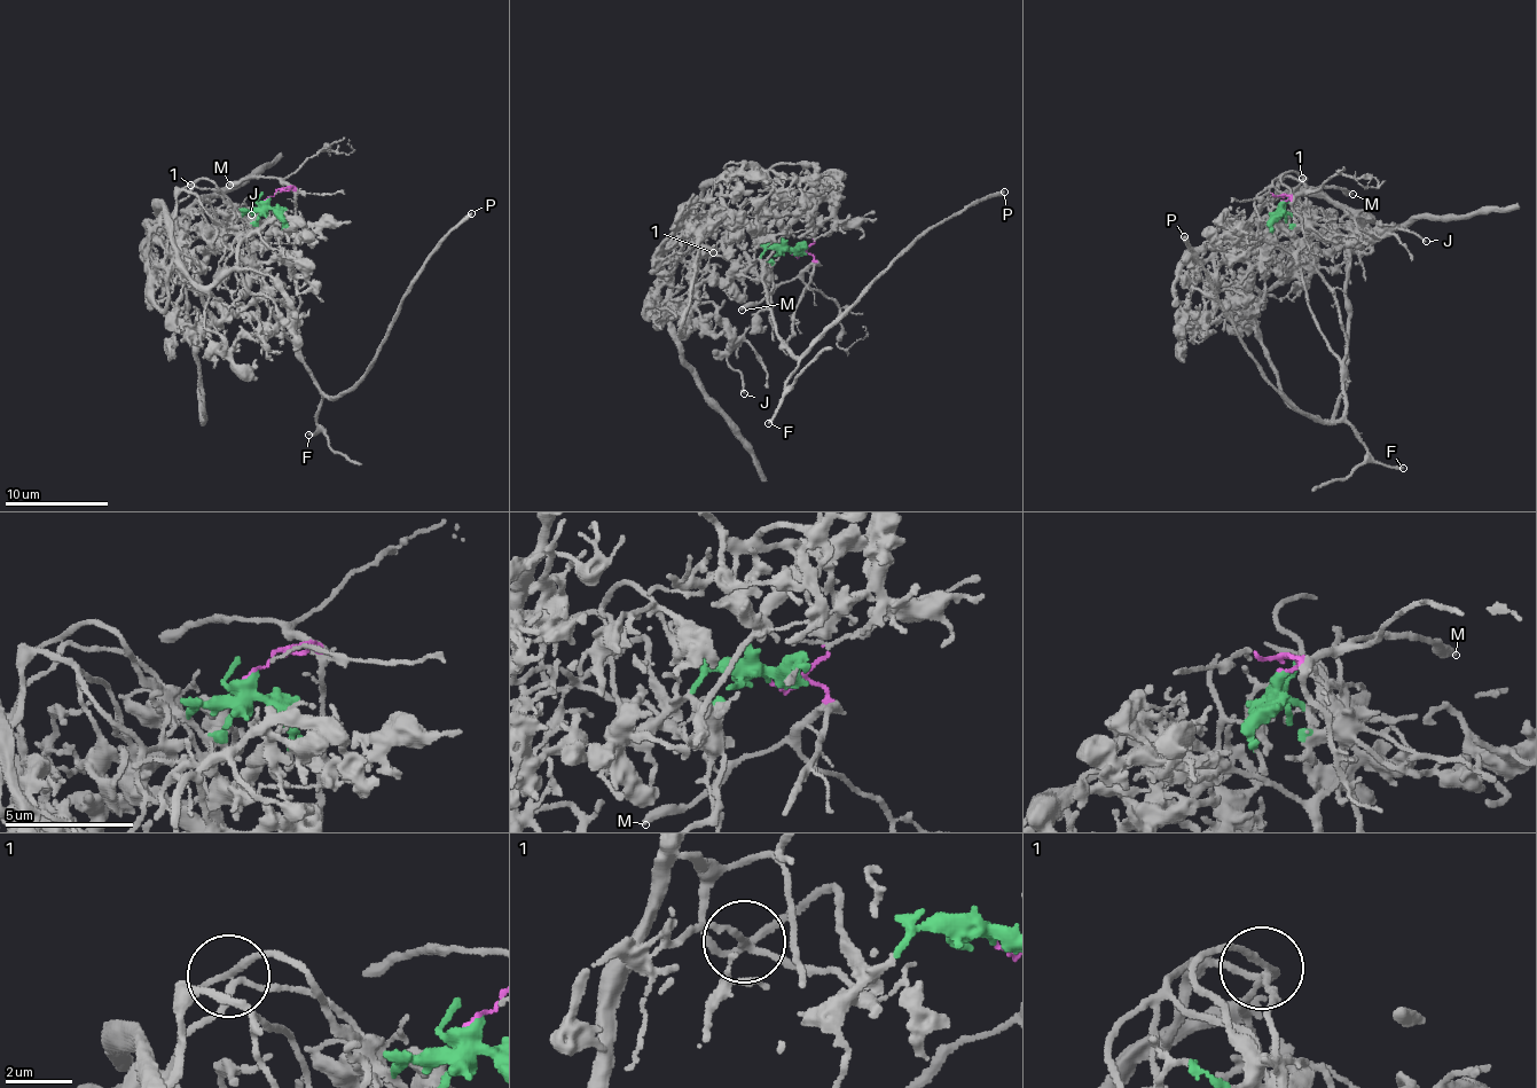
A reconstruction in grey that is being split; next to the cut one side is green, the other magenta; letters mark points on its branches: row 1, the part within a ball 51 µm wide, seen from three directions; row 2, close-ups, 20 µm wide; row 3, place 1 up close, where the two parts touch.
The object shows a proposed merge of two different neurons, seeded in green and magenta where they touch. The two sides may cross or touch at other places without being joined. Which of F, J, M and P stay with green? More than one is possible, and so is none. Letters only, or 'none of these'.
J

